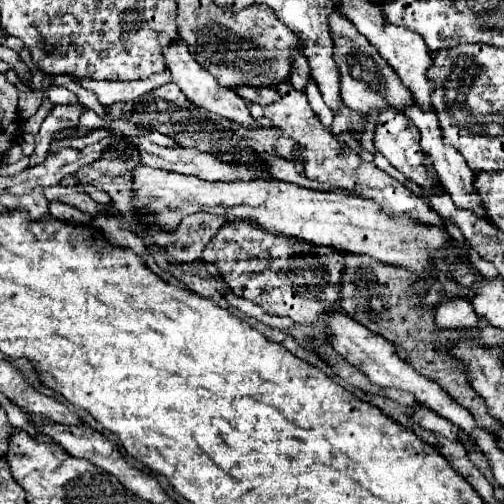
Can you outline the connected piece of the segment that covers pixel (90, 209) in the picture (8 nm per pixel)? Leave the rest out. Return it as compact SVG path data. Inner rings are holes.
M56 184L56 186L50 186L44 190L44 196L52 202L64 202L68 206L74 206L74 208L80 208L84 212L88 212L90 216L94 216L96 212L102 212L104 206L100 206L98 202L94 202L82 188L74 188L74 186L62 186L62 184Z

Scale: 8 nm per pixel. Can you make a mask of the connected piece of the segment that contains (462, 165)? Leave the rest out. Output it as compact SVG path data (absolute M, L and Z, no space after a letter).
M412 98L412 102L408 102L408 106L404 108L404 116L406 116L408 120L412 120L412 122L416 124L416 128L420 130L420 134L422 134L420 146L422 146L422 150L430 156L432 166L434 166L434 170L438 172L438 178L440 178L444 190L450 194L450 198L456 202L456 206L468 208L468 210L476 210L476 214L482 214L482 216L484 216L484 208L480 206L480 200L476 198L476 192L472 190L474 172L468 168L468 164L464 162L464 158L460 158L458 150L452 150L452 146L444 144L444 140L440 138L440 126L438 126L438 116L436 116L436 112L434 112L434 110L424 110L424 108Z

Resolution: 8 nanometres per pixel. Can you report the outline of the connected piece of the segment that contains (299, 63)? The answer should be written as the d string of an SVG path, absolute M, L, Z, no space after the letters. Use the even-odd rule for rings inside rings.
M294 54L292 58L292 72L290 72L290 82L296 90L304 90L306 84L308 84L308 62L302 54Z

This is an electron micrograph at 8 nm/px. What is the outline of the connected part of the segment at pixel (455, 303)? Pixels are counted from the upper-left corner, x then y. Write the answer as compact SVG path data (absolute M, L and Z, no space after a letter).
M462 298L442 300L436 306L436 324L440 328L476 328L478 314L472 304Z

